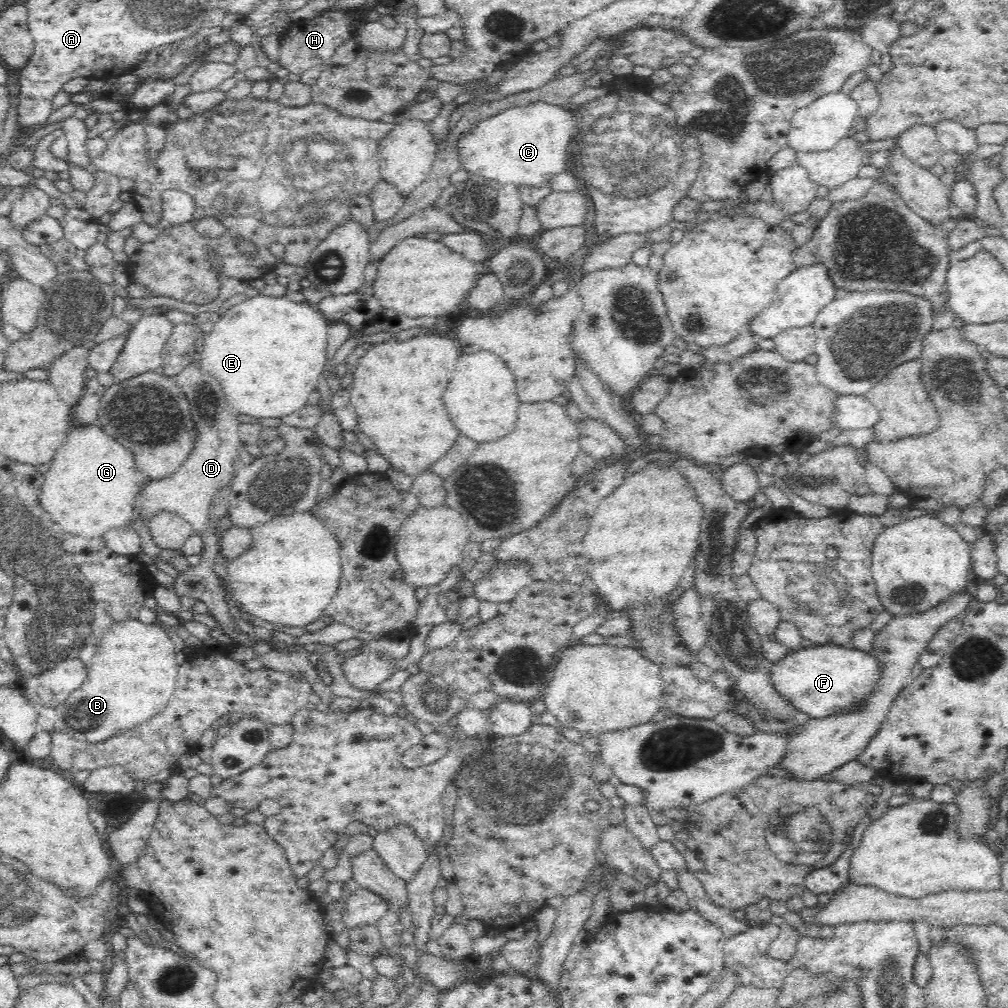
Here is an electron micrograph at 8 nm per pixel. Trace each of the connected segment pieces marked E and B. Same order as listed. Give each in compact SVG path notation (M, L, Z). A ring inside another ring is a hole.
M262 294L244 298L241 303L219 313L219 319L205 336L199 363L221 384L230 409L235 413L259 419L282 418L300 410L310 394L317 390L326 358L329 358L326 356L329 325L316 307L305 301L296 303L285 296Z
M124 620L112 624L97 644L95 655L85 663L88 678L82 687L55 708L55 730L66 732L79 741L97 743L150 720L168 704L175 692L179 673L179 665L174 657L176 651L172 639L159 622L144 624L138 620Z

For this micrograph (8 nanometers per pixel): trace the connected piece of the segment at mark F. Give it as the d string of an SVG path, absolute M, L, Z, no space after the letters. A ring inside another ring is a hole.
M815 645L792 650L770 668L776 691L809 718L826 718L858 708L881 682L882 665L874 655L852 647Z

